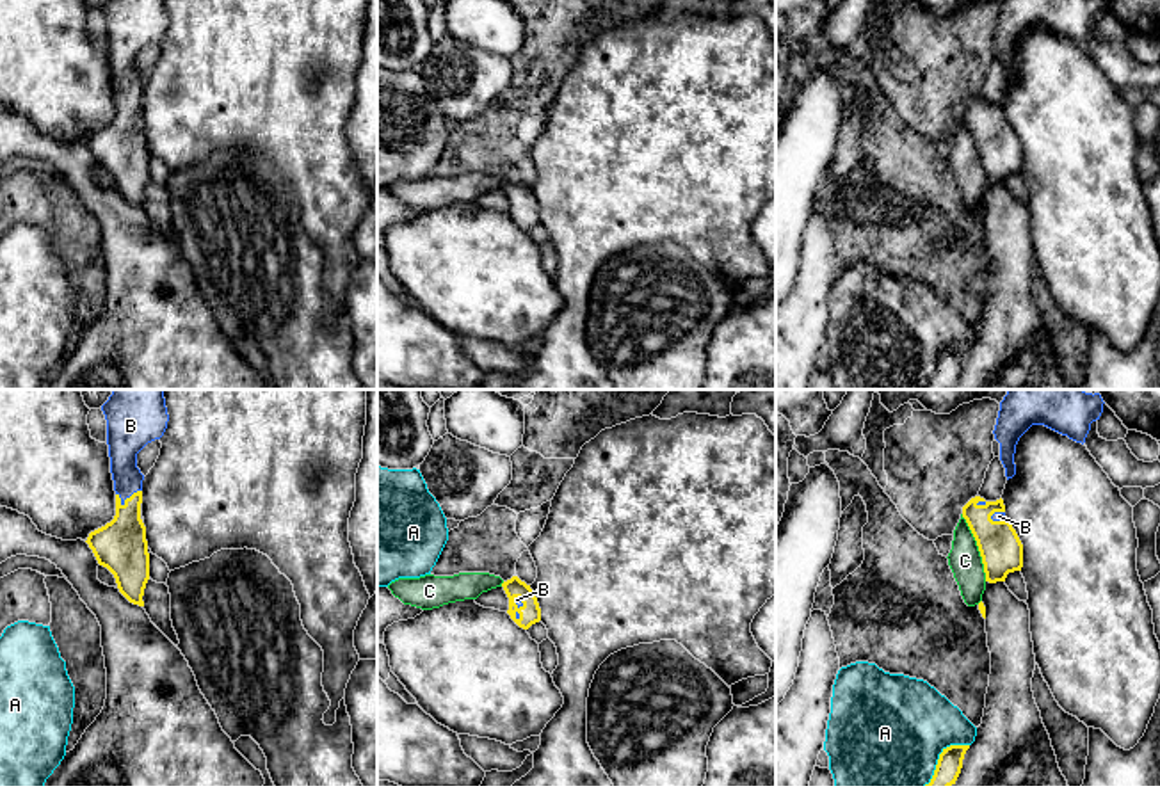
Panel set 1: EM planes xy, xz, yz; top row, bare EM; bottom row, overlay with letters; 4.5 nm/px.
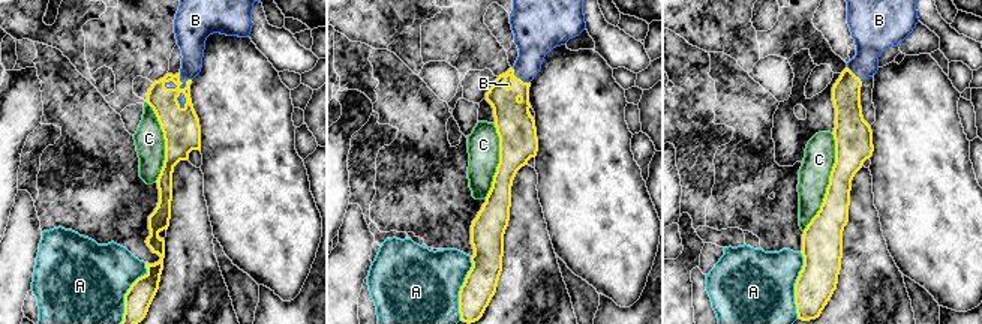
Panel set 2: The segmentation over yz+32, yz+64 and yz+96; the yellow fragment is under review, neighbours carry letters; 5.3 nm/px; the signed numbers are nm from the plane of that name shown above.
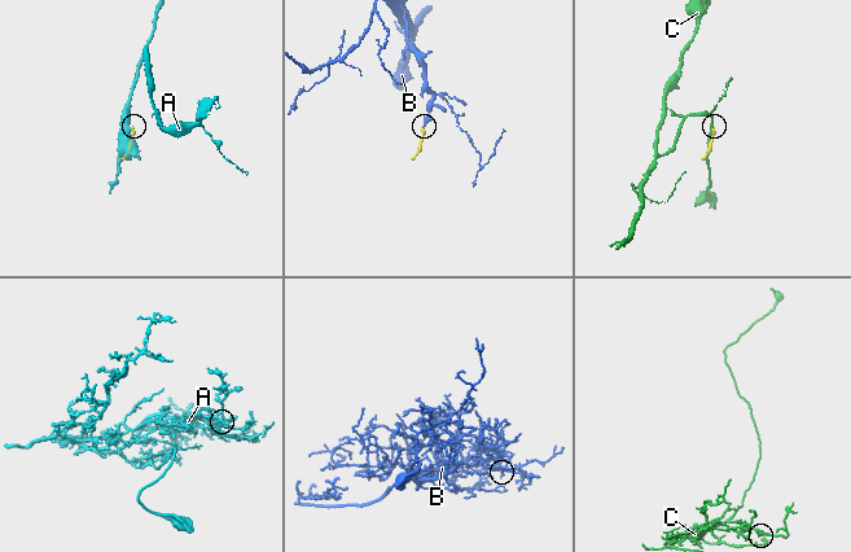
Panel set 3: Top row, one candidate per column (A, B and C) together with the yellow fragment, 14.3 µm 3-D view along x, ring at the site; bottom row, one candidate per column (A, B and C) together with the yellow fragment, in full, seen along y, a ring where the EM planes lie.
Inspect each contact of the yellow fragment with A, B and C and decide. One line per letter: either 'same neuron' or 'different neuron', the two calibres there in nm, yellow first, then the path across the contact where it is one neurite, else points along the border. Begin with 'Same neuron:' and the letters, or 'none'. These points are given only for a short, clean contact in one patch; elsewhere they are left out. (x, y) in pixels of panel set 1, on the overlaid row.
Same neuron: B
A: different neuron; 110 nm thick on the yellow side, 480 nm on the other
B: same neuron; 240 nm thick on the yellow side, 160 nm on the other; runs through xy (121, 546), (132, 495), (127, 477), (127, 440)
C: different neuron; 190 nm thick on the yellow side, 150 nm on the other

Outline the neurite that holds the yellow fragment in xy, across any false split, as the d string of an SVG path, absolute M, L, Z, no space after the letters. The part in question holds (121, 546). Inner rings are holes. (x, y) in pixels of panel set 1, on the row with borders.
M114 389L101 411L107 420L116 516L91 532L85 542L98 564L114 574L119 592L130 603L144 606L149 553L141 519L144 475L137 468L137 453L167 429L164 389Z

